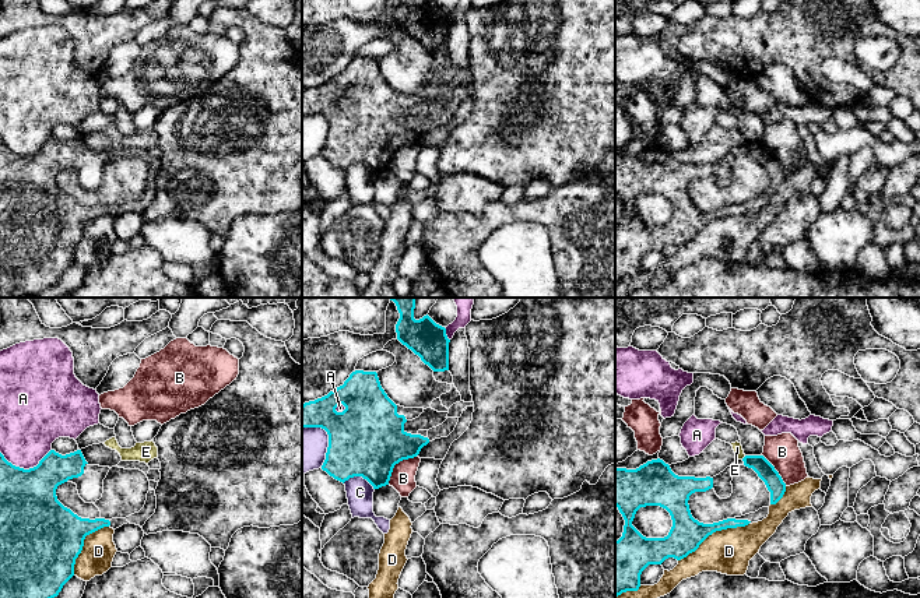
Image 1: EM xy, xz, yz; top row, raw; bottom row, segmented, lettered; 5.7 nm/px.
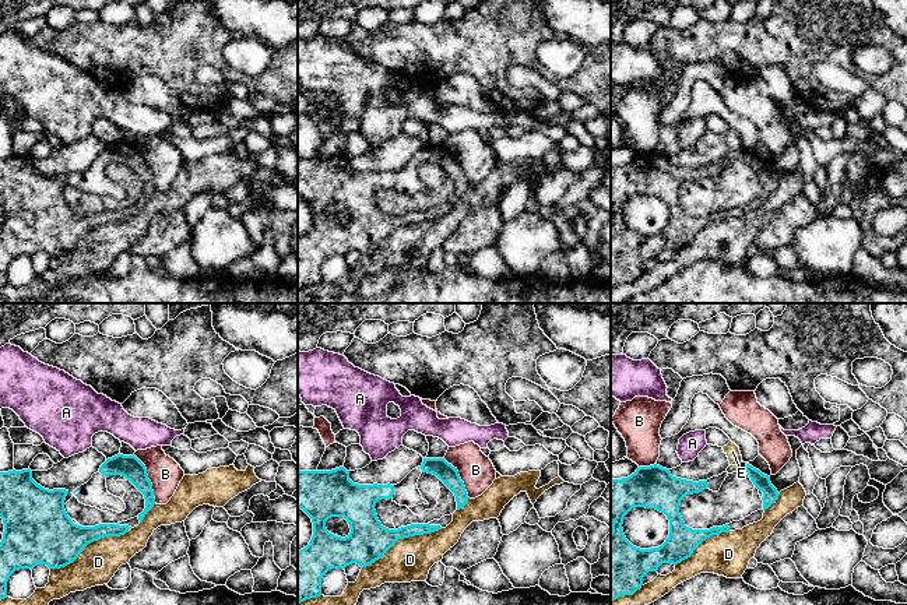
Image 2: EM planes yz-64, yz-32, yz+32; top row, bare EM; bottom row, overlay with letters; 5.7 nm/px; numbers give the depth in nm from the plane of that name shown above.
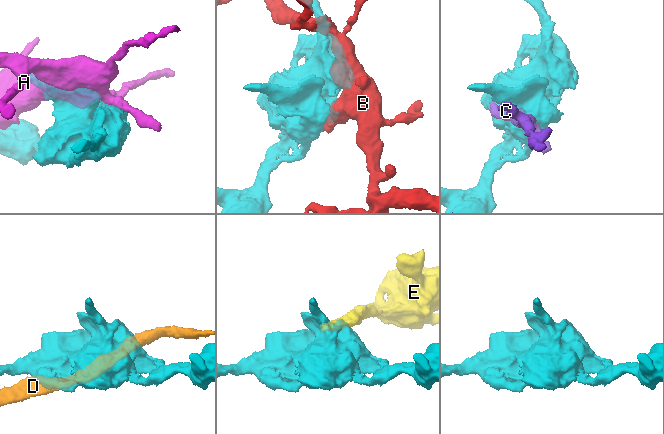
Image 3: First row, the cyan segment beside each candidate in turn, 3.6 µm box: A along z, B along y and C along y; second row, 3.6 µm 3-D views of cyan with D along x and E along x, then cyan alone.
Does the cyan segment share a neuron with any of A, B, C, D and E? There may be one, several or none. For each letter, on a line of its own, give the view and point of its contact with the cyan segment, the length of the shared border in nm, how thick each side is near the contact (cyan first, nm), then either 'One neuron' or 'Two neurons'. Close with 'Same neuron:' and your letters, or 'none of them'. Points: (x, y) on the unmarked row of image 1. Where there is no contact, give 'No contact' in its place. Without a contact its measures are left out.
A: Touches cyan at xy (25, 157). Shared border 300 nm. Thickness 360 nm (cyan) against 340 nm. Two neurons
B: Touches cyan at xz (396, 150). Shared border 240 nm. Thickness 440 nm (cyan) against 140 nm. Two neurons
C: Touches cyan at xz (360, 162). Shared border 190 nm. Thickness 440 nm (cyan) against 160 nm. Two neurons
D: Touches cyan at yz (713, 218). Shared border 460 nm. Thickness 190 nm (cyan) against 260 nm. Two neurons
E: Touches cyan at yz (744, 144). Shared border 40 nm. Thickness 100 nm (cyan) against 60 nm. Two neurons
Same neuron: none of them

